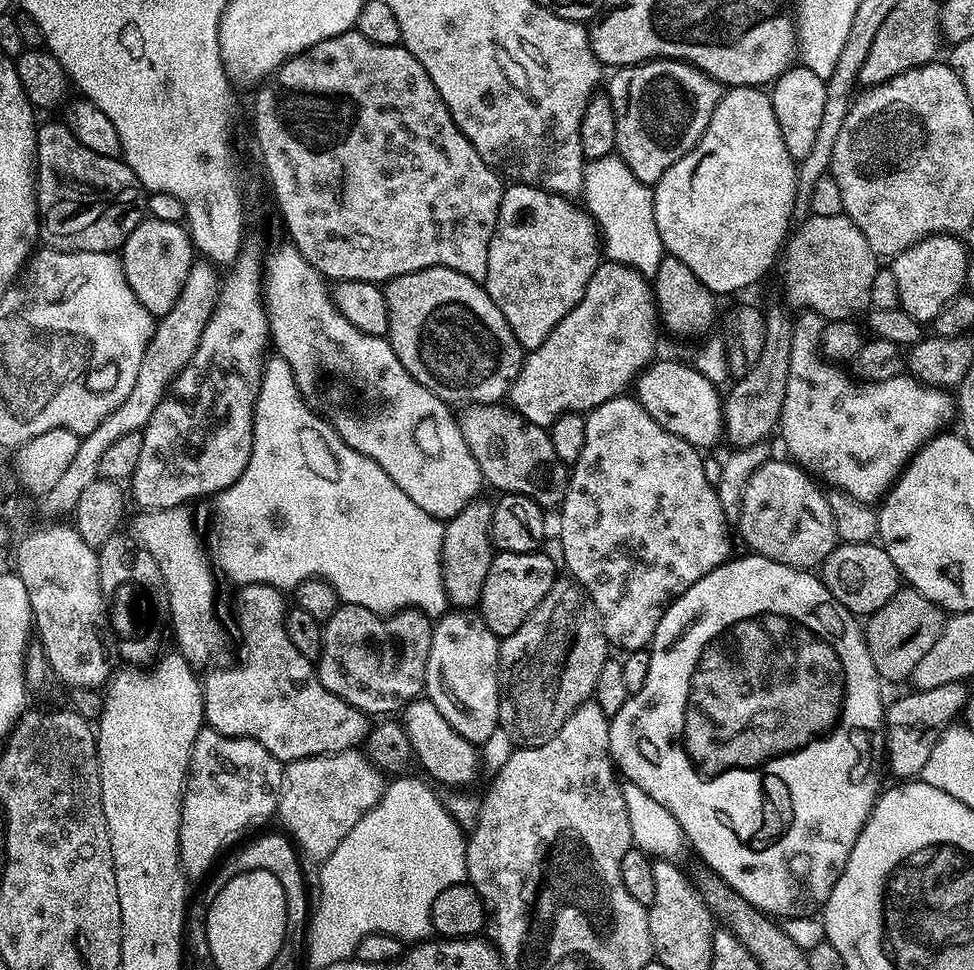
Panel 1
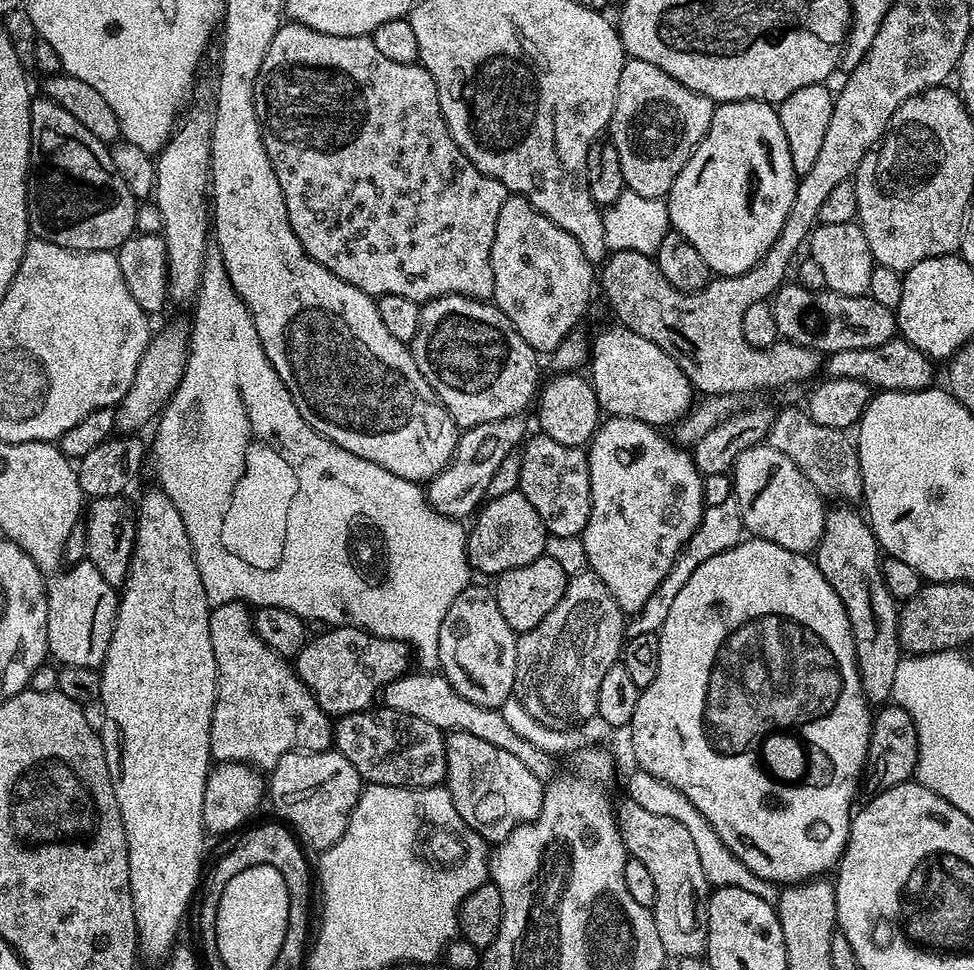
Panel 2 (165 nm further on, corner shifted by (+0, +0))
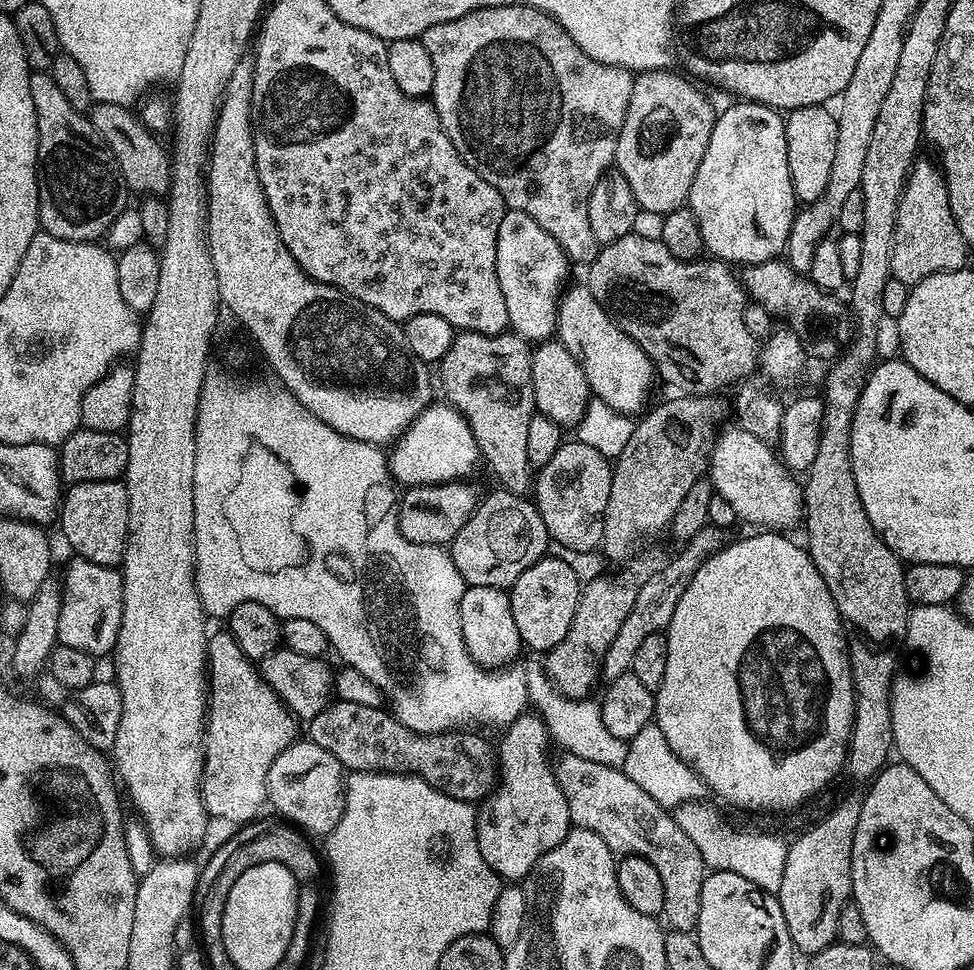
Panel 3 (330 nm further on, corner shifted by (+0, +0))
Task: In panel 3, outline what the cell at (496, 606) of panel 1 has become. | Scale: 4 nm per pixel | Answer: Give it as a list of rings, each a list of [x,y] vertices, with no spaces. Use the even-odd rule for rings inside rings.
[[[553,554],[534,562],[512,584],[512,613],[514,626],[518,626],[521,645],[525,649],[533,648],[536,654],[547,654],[562,638],[566,638],[566,630],[570,630],[570,622],[574,622],[574,610],[578,610],[582,580],[564,560]]]

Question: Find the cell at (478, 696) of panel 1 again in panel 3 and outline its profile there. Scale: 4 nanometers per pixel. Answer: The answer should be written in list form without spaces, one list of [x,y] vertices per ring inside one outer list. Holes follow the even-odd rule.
[[[494,586],[465,587],[460,603],[460,621],[464,649],[475,664],[487,670],[500,670],[522,652],[518,626],[514,626],[512,597],[505,589]]]

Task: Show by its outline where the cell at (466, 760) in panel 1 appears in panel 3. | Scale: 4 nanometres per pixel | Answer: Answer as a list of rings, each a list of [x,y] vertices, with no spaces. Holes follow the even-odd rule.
[[[525,714],[518,717],[514,723],[507,725],[505,732],[508,733],[500,740],[500,752],[498,748],[498,779],[495,781],[494,790],[490,791],[479,807],[476,808],[476,837],[478,838],[478,850],[482,850],[482,858],[486,858],[486,862],[490,867],[500,875],[501,881],[520,882],[532,869],[534,862],[538,862],[538,858],[542,858],[542,854],[554,850],[554,846],[558,846],[558,842],[562,842],[566,838],[566,834],[573,827],[573,822],[570,818],[570,810],[566,806],[566,798],[556,781],[556,773],[550,763],[550,756],[548,760],[547,748],[550,747],[550,737],[547,726],[544,725],[538,715]]]

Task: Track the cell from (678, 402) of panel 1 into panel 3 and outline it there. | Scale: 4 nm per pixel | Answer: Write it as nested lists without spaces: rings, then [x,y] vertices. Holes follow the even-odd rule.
[[[587,286],[569,287],[560,297],[560,313],[556,319],[560,343],[574,354],[586,374],[591,395],[609,405],[616,412],[640,414],[652,392],[654,369],[652,360],[621,330],[619,324],[600,305]]]

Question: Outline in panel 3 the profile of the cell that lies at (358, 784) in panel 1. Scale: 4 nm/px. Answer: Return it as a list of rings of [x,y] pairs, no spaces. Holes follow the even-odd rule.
[[[304,738],[290,745],[286,750],[282,750],[282,754],[278,754],[278,758],[274,758],[274,766],[270,766],[268,775],[267,803],[273,804],[286,819],[293,820],[293,822],[288,822],[295,825],[297,829],[299,829],[298,827],[305,828],[306,831],[313,832],[320,838],[326,838],[338,826],[344,813],[345,785],[346,769],[340,765],[338,758],[334,758],[334,754],[322,750],[322,746],[313,744],[311,740]]]

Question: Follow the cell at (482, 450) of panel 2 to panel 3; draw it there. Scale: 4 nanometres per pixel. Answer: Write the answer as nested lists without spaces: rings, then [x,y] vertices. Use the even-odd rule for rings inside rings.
[[[447,482],[441,484],[417,484],[409,487],[408,492],[399,497],[398,511],[400,513],[400,533],[410,542],[419,544],[439,544],[441,546],[451,545],[453,538],[466,526],[468,519],[474,514],[476,505],[480,503],[481,493],[476,493],[474,489],[463,482]]]

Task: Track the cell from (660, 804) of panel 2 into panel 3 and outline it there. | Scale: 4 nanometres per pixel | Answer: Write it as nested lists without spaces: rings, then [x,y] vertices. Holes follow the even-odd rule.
[[[687,800],[674,809],[678,826],[682,826],[682,834],[698,846],[698,854],[702,854],[705,869],[713,872],[729,872],[746,878],[746,882],[754,882],[754,886],[763,888],[765,892],[779,893],[782,886],[782,870],[786,870],[786,854],[788,844],[776,836],[767,836],[764,832],[743,832],[724,821],[724,816],[716,808],[704,804],[700,800]]]

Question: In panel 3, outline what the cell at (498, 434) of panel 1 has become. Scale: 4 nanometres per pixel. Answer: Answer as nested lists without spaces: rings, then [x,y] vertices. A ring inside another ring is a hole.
[[[572,438],[568,444],[561,443],[560,449],[546,462],[546,466],[538,469],[534,476],[534,503],[542,522],[546,526],[549,537],[556,540],[564,548],[572,552],[592,552],[601,547],[604,538],[604,511],[610,502],[610,486],[613,465],[606,457],[592,446],[584,445],[577,438]]]

